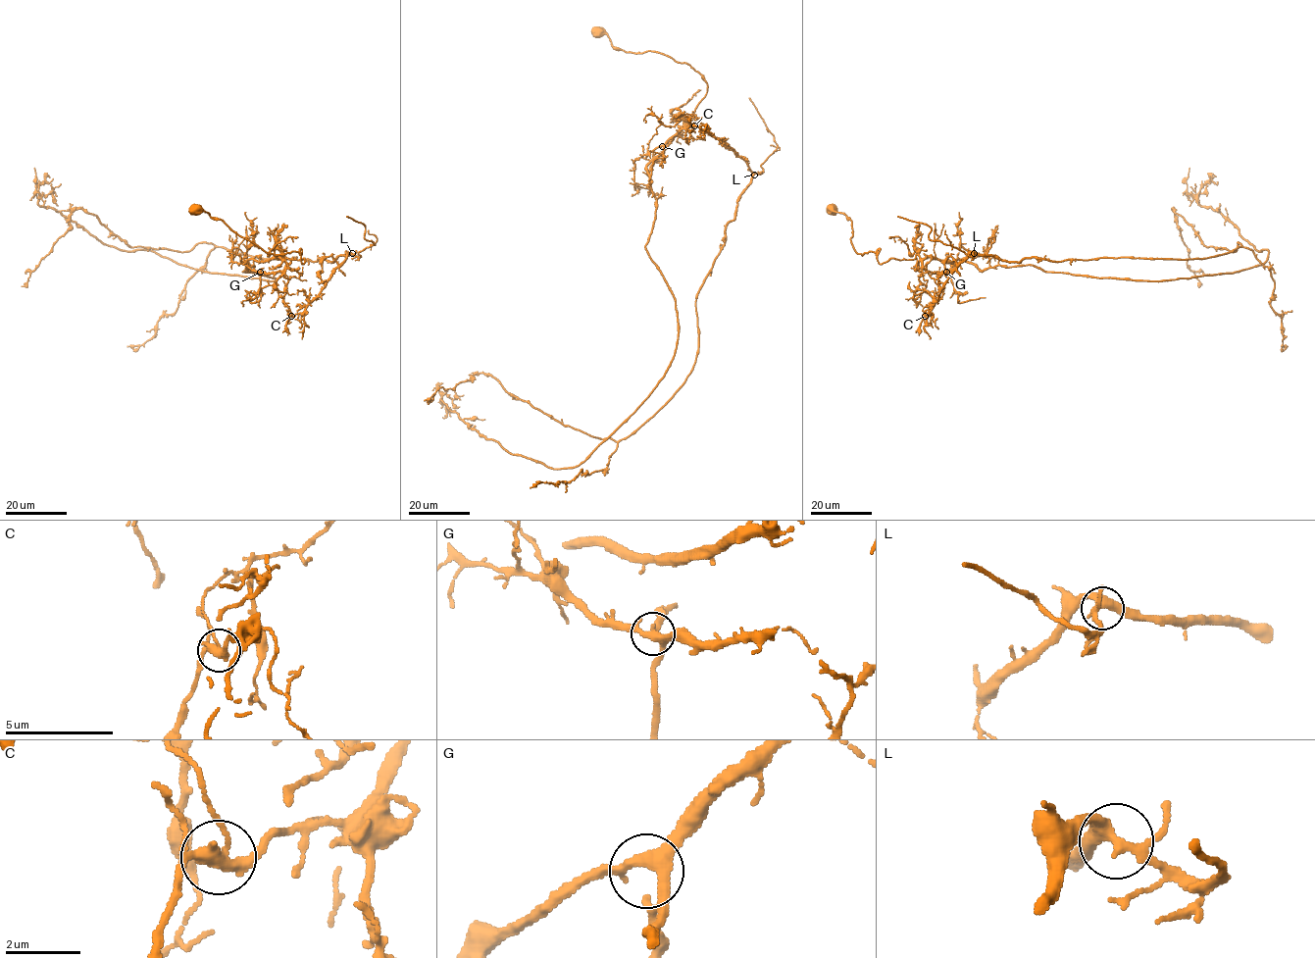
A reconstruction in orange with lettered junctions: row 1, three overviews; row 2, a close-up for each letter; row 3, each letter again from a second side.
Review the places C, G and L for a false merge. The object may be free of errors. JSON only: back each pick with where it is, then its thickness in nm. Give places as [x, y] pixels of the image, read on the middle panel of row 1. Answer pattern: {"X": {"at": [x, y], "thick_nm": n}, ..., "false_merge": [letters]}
{"C": {"at": [694, 126], "thick_nm": 320}, "false_merge": ["C"]}

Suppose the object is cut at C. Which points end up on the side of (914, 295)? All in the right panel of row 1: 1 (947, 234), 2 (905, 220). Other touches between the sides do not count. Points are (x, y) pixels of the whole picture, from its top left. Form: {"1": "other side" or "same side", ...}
{"1": "other side", "2": "other side"}

